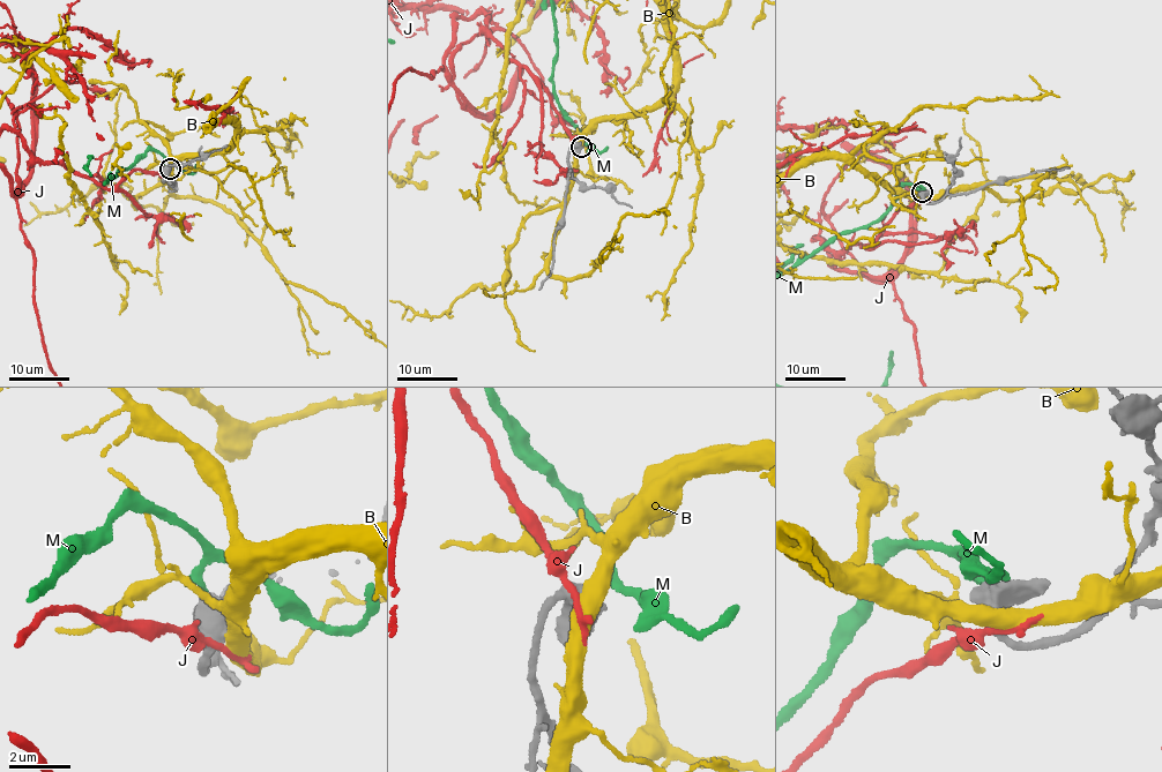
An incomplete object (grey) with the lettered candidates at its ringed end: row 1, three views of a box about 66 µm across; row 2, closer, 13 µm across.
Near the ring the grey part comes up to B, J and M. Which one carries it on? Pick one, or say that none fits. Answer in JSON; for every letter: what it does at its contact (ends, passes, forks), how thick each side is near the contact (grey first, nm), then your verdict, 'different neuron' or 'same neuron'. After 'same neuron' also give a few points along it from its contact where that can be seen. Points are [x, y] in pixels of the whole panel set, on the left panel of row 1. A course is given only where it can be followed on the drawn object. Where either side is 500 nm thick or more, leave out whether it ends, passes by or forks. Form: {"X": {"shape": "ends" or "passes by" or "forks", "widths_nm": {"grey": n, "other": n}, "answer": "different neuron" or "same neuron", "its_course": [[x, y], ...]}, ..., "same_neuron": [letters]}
{"B": {"widths_nm": {"grey": 550, "other": 500}, "answer": "different neuron"}, "J": {"shape": "passes by", "widths_nm": {"grey": 480, "other": 240}, "answer": "different neuron"}, "M": {"shape": "ends", "widths_nm": {"grey": 480, "other": 240}, "answer": "different neuron"}, "same_neuron": []}

